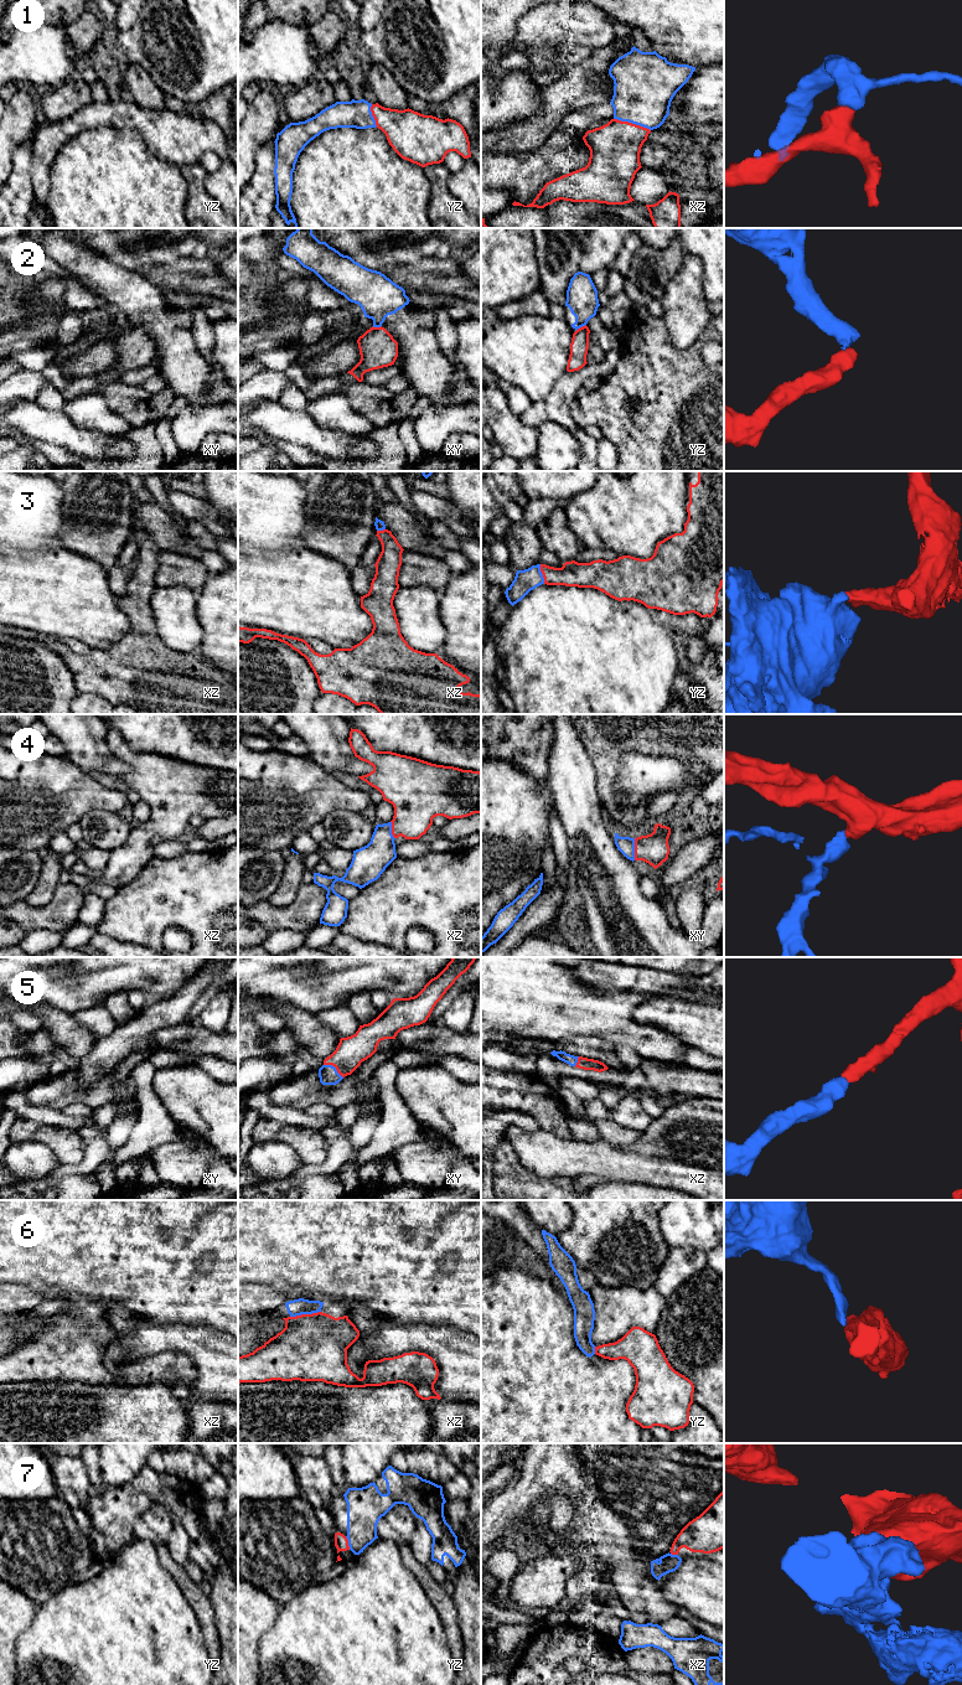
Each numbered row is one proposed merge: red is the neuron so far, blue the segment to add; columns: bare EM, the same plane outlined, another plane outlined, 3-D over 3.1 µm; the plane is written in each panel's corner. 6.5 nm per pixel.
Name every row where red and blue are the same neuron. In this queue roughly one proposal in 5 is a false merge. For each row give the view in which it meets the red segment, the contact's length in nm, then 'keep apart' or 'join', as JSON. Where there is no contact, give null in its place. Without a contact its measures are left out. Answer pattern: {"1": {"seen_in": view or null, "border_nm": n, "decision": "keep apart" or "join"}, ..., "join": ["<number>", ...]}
{"1": {"seen_in": "xz", "border_nm": 260, "decision": "join"}, "2": {"seen_in": "yz", "border_nm": 90, "decision": "keep apart"}, "3": {"seen_in": "yz", "border_nm": 130, "decision": "join"}, "4": {"seen_in": "xy", "border_nm": 140, "decision": "join"}, "5": {"seen_in": "xy", "border_nm": 160, "decision": "join"}, "6": {"seen_in": "xz", "border_nm": 200, "decision": "join"}, "7": {"seen_in": "yz", "border_nm": 90, "decision": "join"}, "join": ["1", "3", "4", "5", "6", "7"]}

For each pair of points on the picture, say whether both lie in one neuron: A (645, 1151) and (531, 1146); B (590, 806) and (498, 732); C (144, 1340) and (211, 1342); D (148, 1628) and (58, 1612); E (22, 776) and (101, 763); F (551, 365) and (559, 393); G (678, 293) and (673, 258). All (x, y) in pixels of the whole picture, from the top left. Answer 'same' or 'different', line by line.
A: same
B: different
C: same
D: same
E: different
F: different
G: different

